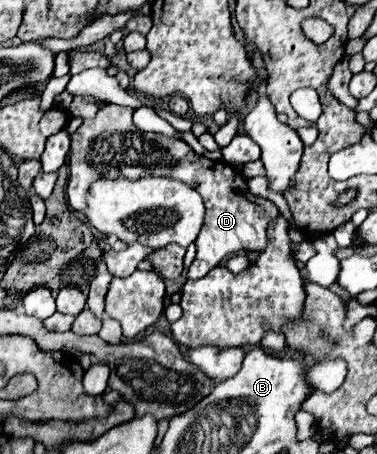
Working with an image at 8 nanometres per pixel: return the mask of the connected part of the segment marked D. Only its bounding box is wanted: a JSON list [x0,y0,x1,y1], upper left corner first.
[67,105,279,279]

